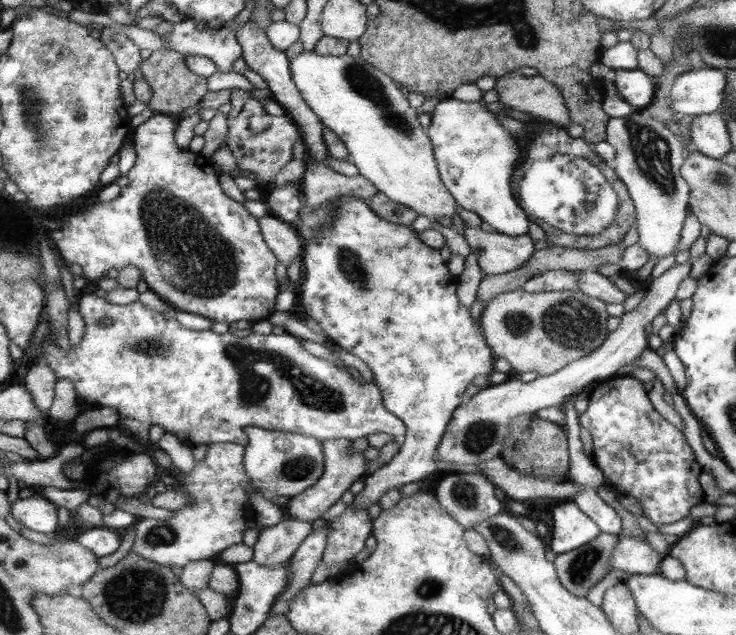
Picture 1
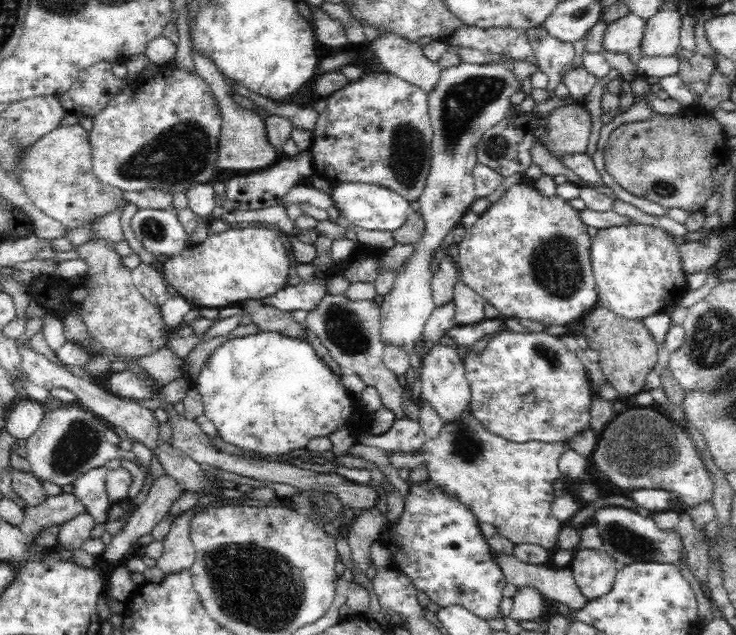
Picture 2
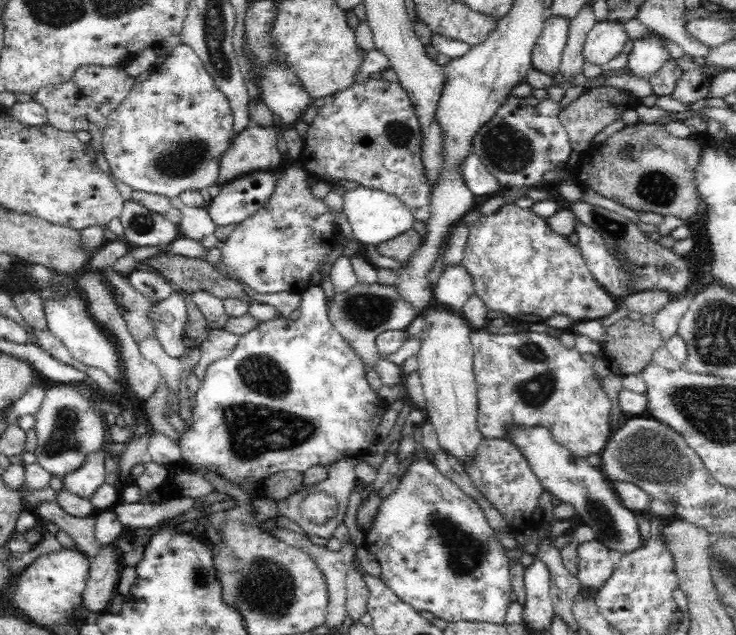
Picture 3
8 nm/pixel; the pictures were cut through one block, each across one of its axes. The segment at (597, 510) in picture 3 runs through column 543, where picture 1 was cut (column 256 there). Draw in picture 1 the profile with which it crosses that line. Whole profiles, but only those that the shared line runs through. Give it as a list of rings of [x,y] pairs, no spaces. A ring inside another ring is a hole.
[[[259,427],[248,428],[246,438],[249,444],[244,450],[244,471],[256,489],[266,495],[296,497],[318,482],[325,472],[325,453],[319,439]]]

